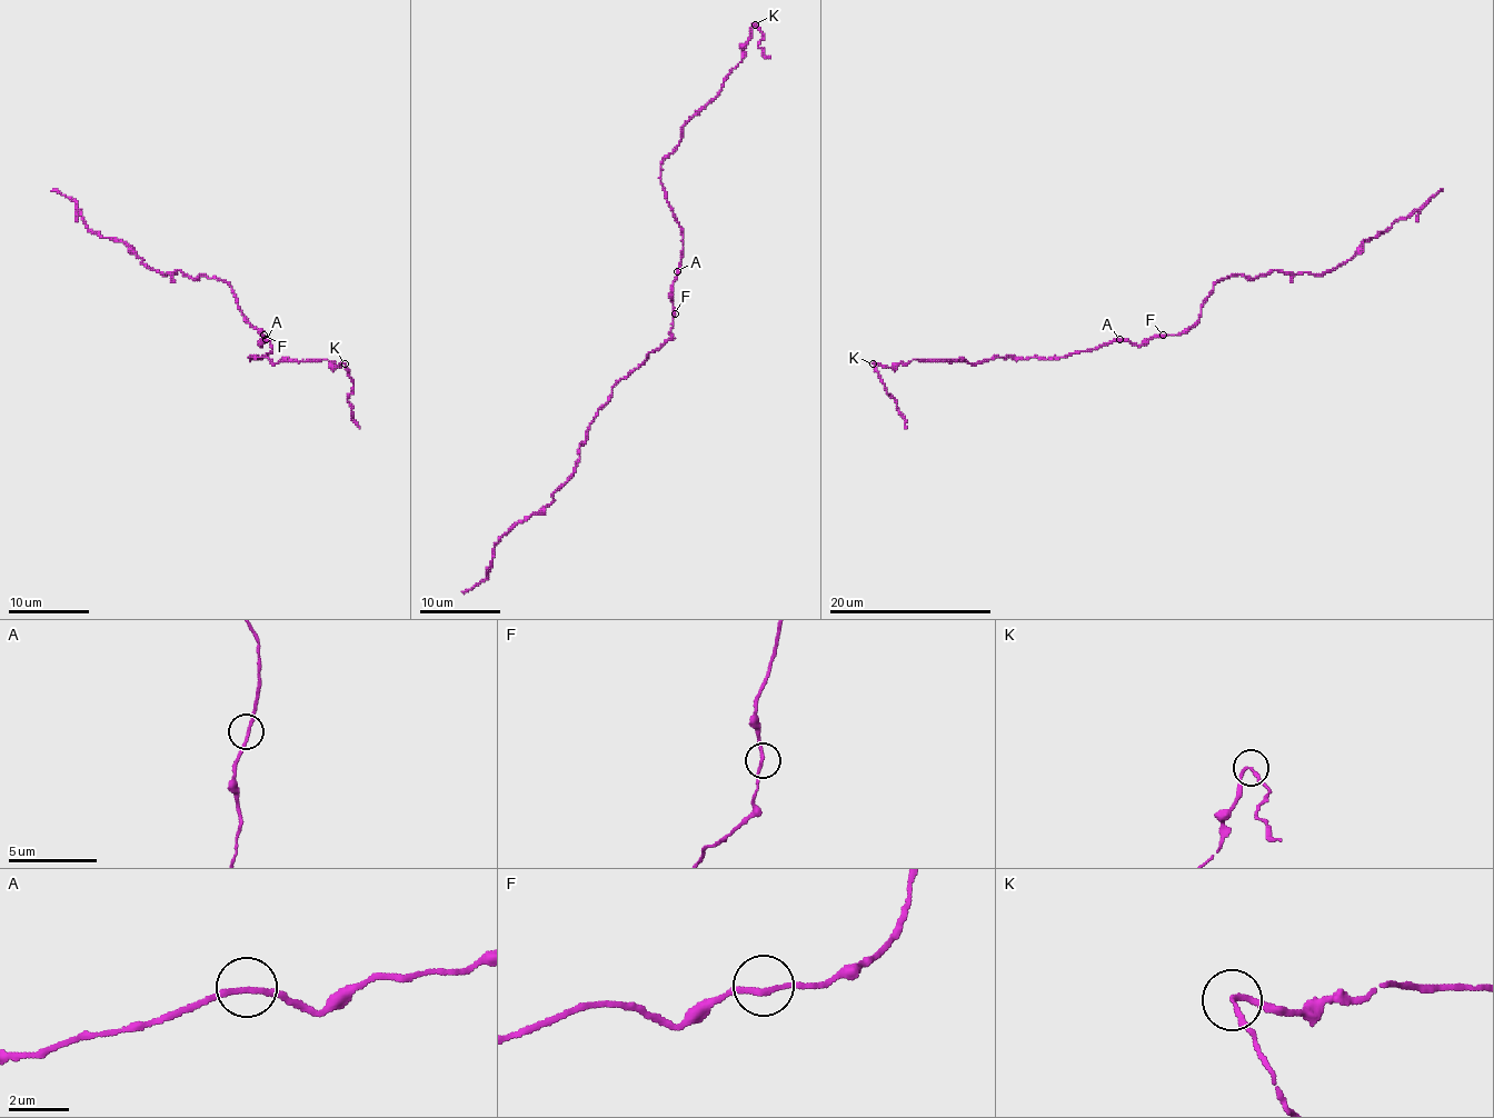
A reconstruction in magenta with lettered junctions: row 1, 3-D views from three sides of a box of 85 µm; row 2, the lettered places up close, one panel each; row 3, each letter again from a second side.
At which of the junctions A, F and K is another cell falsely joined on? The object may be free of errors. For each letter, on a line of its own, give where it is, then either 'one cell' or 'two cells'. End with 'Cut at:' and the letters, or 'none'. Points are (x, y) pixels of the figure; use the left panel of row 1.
A: place (266, 339); one cell
F: place (264, 335); one cell
K: place (345, 363); two cells
Cut at: K

